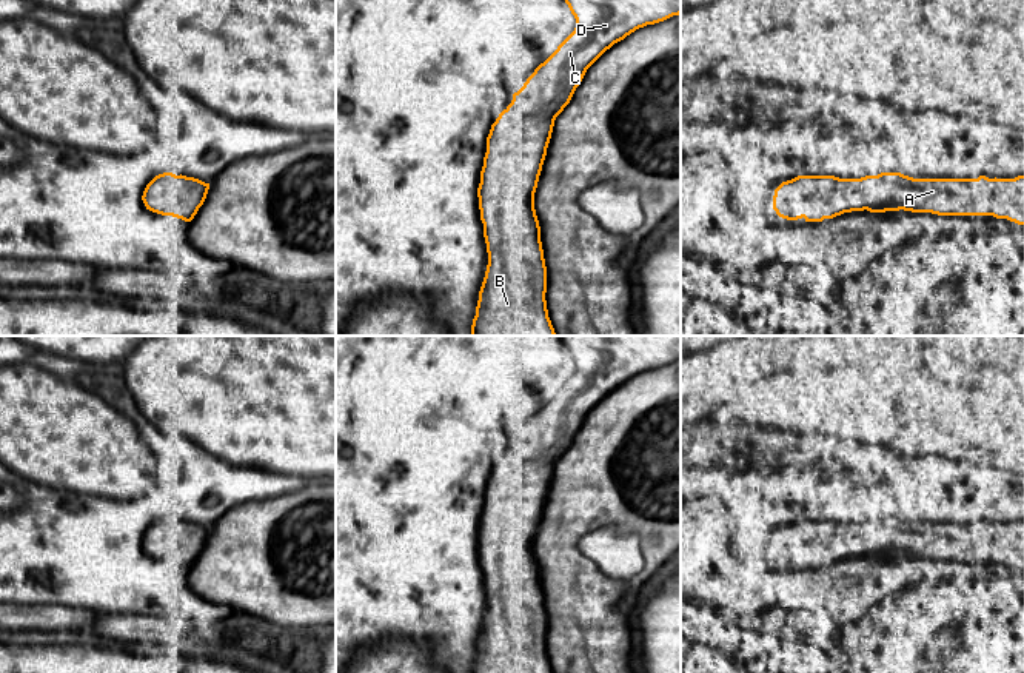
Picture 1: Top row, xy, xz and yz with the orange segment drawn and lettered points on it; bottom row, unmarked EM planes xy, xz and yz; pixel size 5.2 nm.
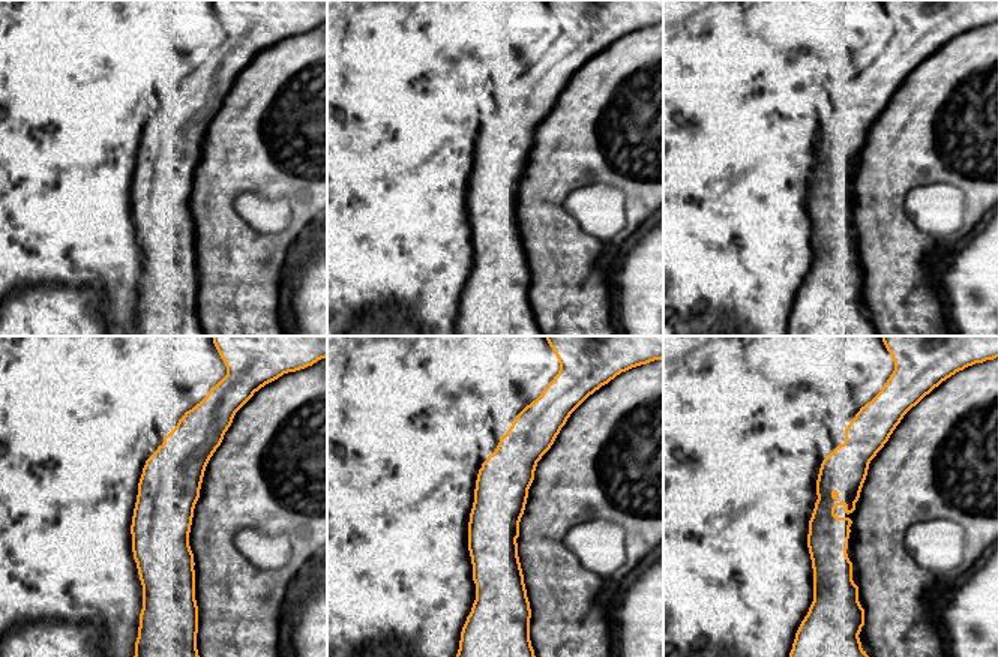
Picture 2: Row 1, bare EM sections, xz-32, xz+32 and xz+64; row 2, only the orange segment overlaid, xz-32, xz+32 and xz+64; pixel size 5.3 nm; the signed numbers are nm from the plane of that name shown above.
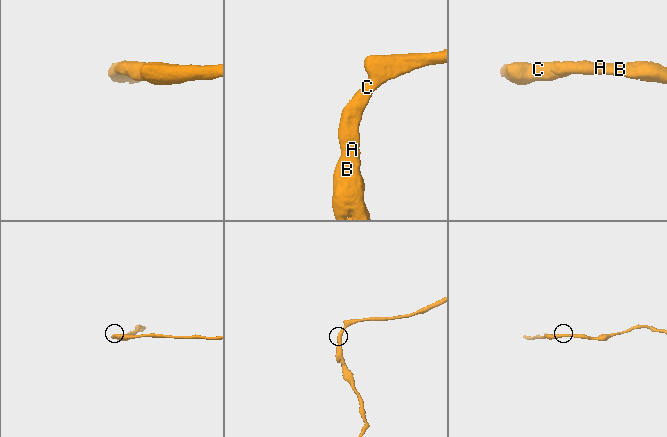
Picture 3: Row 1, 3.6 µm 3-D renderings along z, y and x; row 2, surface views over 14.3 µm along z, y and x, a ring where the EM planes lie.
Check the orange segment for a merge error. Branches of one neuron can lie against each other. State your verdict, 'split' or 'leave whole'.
split

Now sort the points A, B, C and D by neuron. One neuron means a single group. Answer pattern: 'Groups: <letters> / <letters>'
Groups: A B / C D

